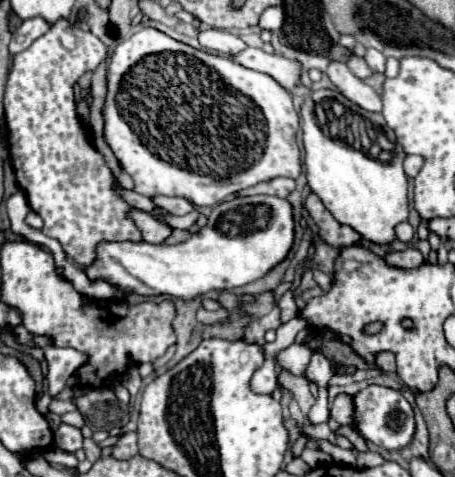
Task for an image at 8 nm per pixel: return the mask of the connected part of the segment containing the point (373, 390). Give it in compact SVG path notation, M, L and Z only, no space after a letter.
M376 384L366 386L364 390L354 394L354 408L356 408L354 424L368 442L374 442L378 448L384 448L384 450L402 450L412 444L412 438L416 432L414 410L398 390L376 386Z

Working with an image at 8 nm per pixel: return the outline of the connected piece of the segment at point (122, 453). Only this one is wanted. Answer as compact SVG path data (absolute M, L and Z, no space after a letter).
M128 432L120 436L120 440L112 448L112 456L116 460L130 460L136 454L138 454L138 434L136 432Z

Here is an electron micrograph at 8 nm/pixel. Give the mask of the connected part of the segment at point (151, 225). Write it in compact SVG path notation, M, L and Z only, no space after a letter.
M132 210L130 218L136 222L136 226L142 230L144 240L150 242L150 244L162 244L172 232L170 226L160 224L156 218L152 218L150 214L146 214L142 210Z

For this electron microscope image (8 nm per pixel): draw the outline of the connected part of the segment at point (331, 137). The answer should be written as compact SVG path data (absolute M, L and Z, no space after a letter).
M318 90L306 96L302 104L302 140L306 150L304 162L308 186L330 214L340 224L354 228L368 242L392 244L396 240L396 226L400 222L408 222L408 176L402 168L406 152L384 118L358 108L336 90Z

